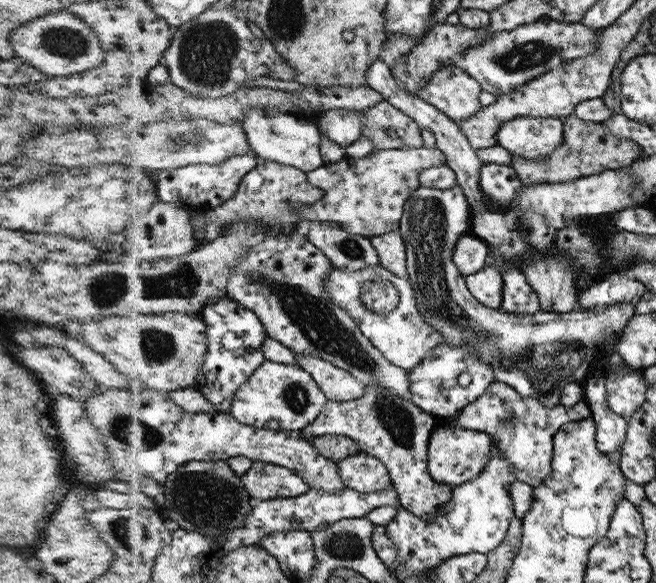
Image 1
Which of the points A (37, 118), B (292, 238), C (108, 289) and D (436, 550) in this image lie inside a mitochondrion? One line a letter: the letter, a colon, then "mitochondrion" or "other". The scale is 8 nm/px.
A: other
B: other
C: mitochondrion
D: other

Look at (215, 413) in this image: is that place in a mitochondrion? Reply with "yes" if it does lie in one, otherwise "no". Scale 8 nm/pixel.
no

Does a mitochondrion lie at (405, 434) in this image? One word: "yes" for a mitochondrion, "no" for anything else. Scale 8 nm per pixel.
yes

